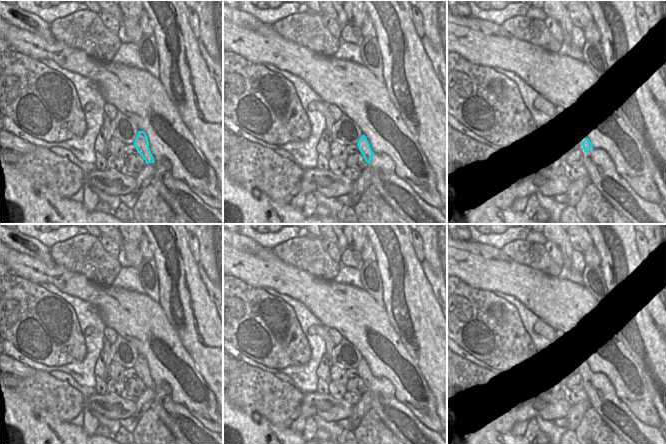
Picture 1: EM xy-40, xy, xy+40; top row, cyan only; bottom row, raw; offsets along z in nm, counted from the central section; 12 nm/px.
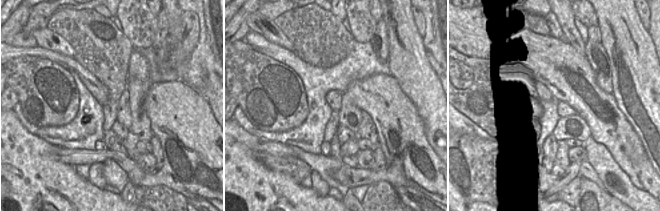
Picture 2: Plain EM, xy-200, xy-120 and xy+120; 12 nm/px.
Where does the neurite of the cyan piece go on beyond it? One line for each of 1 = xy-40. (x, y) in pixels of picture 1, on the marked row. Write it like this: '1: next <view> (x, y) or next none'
1: next none

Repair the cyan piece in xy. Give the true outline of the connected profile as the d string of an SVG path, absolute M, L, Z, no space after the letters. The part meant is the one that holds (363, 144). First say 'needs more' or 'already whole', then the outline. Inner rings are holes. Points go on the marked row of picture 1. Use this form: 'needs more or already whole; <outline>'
needs more; M365 135L357 143L372 170L372 185L408 224L447 224L441 210L421 199L394 171L394 161L384 153L374 153Z

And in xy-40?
already whole; M138 131L137 137L133 144L137 150L137 153L142 156L146 164L155 162L149 148L148 137L144 131Z

